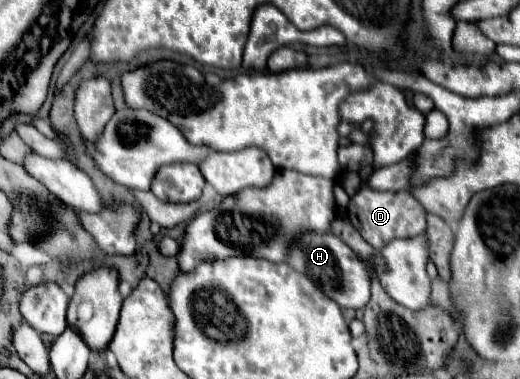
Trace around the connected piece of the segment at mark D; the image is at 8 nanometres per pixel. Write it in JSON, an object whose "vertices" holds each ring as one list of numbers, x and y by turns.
{"vertices":[[363,187,349,203,349,213,357,217,355,227,363,235,363,239,375,249,383,249,389,241,399,237,413,237,425,231,425,209,409,191,401,193,389,193,389,191,375,191,369,187]]}

